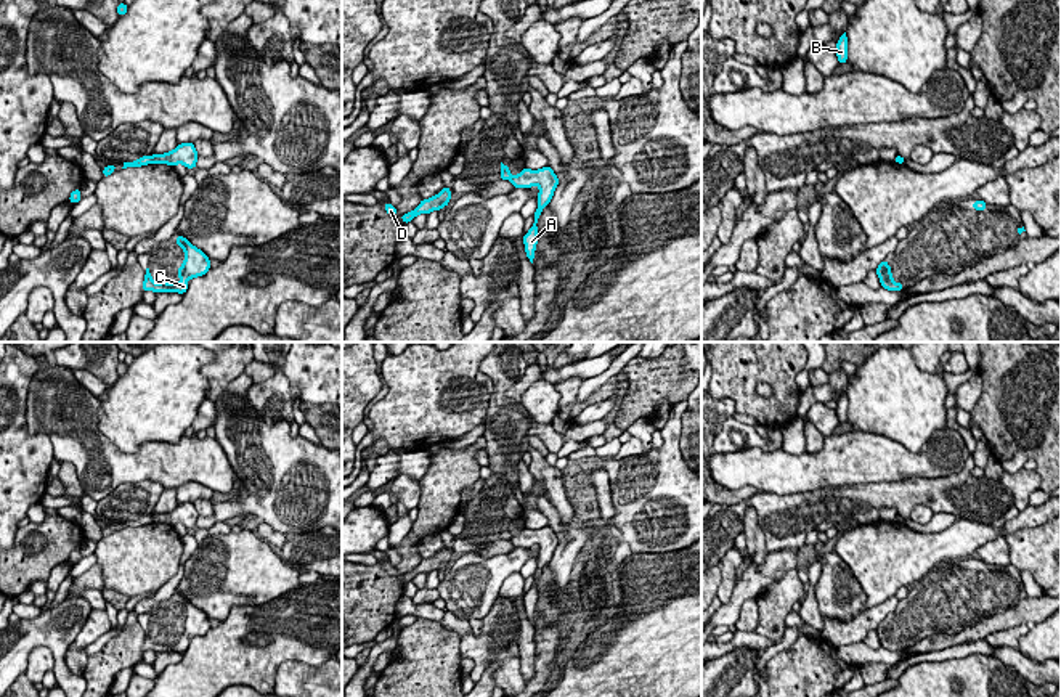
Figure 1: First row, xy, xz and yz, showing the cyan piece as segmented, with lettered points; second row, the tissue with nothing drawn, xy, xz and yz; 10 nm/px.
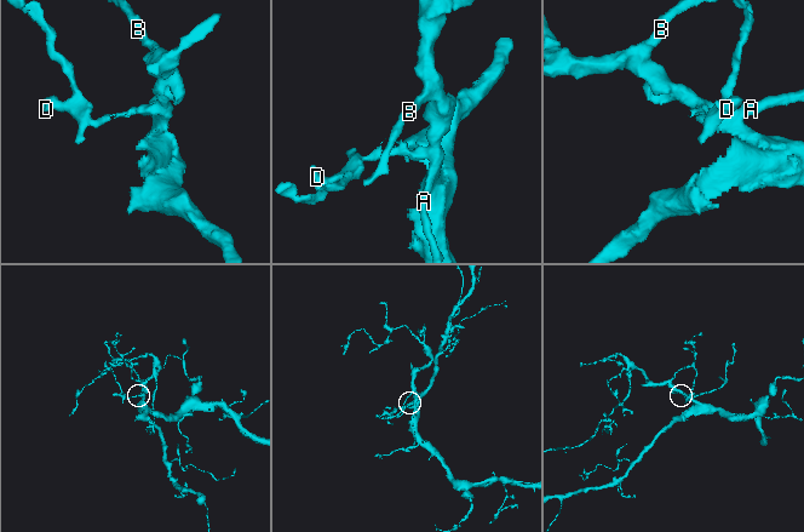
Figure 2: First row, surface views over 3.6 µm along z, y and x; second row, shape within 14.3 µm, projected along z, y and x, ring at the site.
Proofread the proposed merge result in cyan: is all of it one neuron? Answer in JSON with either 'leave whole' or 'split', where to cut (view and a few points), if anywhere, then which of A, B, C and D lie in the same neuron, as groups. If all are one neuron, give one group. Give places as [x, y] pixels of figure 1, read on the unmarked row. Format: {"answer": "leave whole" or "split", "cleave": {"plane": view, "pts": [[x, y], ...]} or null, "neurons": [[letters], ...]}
{"answer": "split", "cleave": {"plane": "xy", "pts": [[151, 516], [154, 521]]}, "neurons": [["A", "B", "C"], ["D"]]}

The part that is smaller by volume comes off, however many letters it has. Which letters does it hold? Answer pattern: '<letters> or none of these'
D

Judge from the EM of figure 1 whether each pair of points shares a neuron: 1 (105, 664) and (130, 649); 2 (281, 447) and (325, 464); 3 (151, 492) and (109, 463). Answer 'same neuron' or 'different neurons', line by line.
1: same neuron
2: same neuron
3: different neurons

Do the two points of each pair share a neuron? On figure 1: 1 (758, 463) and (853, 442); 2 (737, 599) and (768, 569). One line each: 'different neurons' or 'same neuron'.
1: same neuron
2: same neuron

